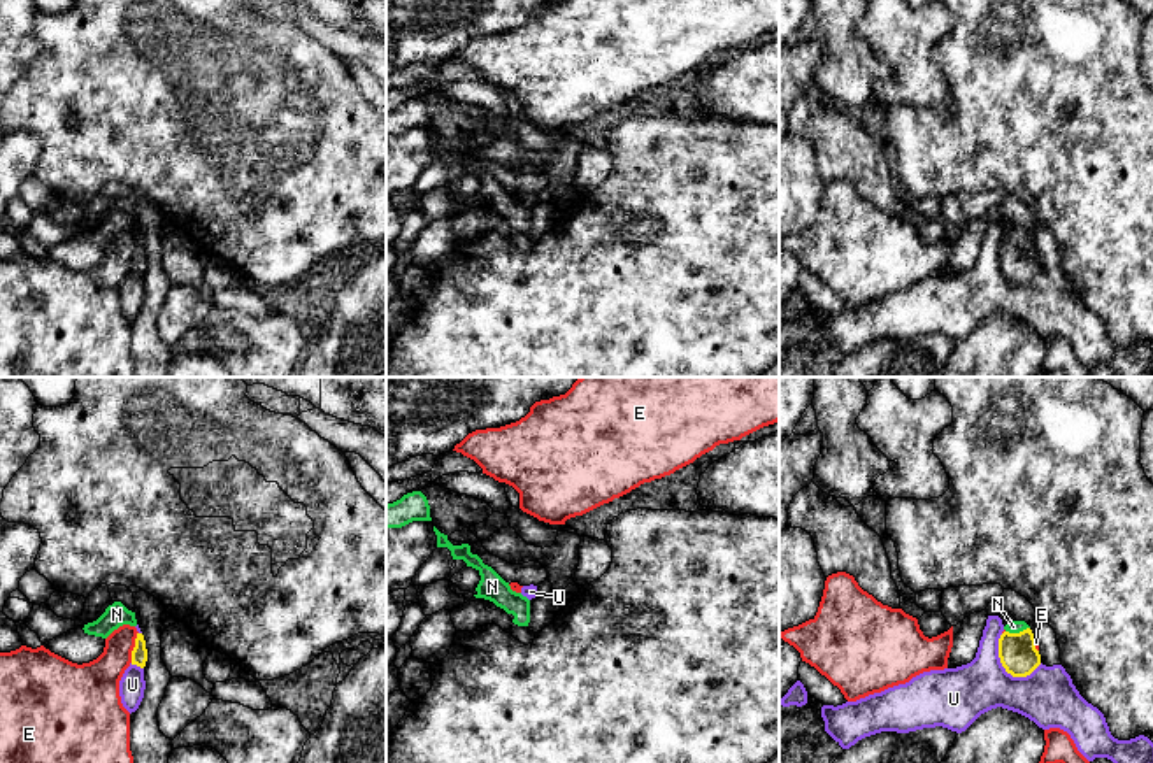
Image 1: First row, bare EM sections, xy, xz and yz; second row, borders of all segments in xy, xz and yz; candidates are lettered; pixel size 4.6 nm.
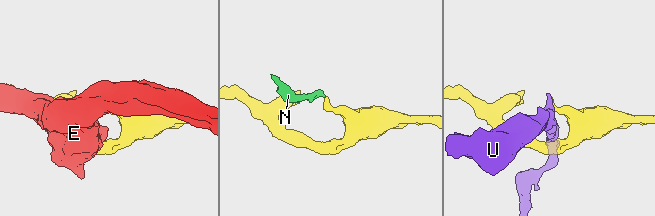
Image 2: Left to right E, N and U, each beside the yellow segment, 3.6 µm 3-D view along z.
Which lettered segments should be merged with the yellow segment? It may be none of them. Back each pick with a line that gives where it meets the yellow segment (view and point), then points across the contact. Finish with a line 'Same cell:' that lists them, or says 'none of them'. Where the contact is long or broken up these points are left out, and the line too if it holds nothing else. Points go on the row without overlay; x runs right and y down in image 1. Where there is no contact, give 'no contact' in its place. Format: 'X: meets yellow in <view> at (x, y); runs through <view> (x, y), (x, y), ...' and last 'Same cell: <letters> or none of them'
N: meets yellow in yz at (1016, 241); runs through yz (1016, 258), (1016, 241), (1015, 234)
Same cell: N

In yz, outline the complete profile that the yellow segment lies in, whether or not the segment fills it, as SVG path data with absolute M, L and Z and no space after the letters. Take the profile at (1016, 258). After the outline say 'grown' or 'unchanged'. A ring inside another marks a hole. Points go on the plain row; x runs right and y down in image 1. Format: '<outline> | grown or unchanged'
M1011 228L1004 233L999 246L999 265L1013 284L1027 284L1041 272L1035 246L1025 228Z | grown

